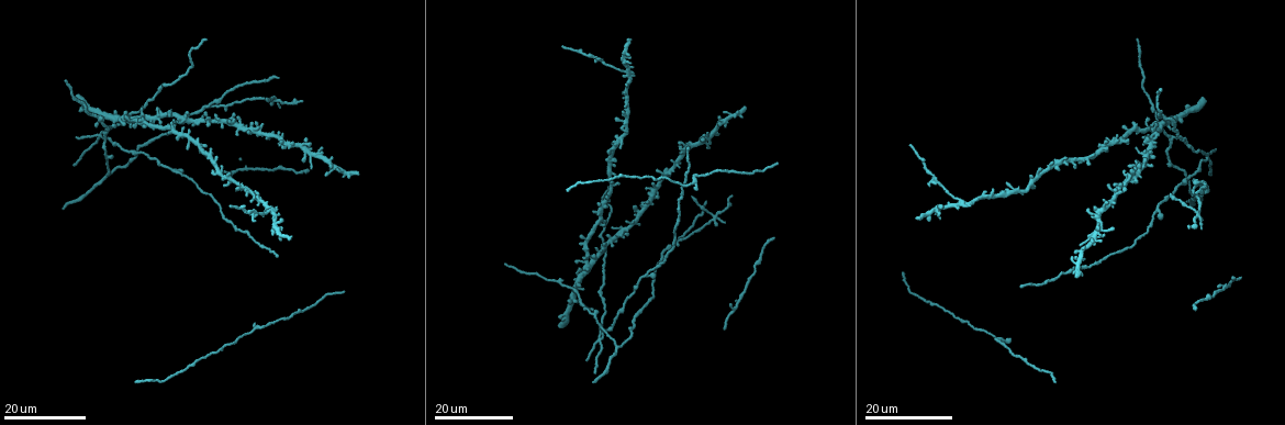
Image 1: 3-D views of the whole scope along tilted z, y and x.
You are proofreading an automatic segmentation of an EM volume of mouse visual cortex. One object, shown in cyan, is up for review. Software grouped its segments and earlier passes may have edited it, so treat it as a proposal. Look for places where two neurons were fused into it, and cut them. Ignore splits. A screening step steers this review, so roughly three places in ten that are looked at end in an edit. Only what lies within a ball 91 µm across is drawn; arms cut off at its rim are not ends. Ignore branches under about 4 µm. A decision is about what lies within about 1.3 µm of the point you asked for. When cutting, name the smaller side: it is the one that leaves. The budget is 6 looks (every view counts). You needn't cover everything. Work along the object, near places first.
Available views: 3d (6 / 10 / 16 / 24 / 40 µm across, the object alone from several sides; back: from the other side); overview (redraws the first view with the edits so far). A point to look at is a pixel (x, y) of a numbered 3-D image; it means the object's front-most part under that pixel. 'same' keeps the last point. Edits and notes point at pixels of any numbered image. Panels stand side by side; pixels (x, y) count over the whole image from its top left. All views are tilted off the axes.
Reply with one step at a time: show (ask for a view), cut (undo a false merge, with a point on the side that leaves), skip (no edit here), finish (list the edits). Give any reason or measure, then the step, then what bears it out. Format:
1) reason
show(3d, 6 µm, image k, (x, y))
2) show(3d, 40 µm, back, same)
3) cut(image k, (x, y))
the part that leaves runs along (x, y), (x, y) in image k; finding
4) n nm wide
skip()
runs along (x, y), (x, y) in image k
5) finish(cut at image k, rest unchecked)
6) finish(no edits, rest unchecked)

branch point
show(3d, 16 µm, image 1, (579, 303))

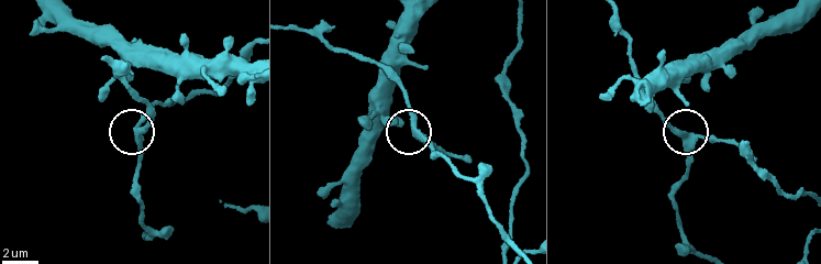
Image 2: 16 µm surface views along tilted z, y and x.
closer look
show(3d, 6 µm, image 2, (138, 135))

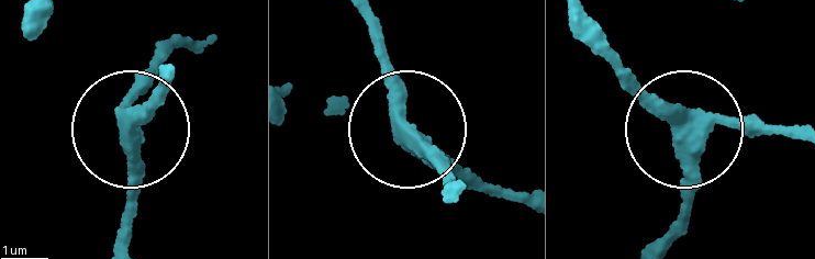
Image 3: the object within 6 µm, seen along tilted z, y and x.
340 nm wide
skip()
all the same neuron

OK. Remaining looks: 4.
a fork
show(3d, 16 µm, image 1, (615, 348))

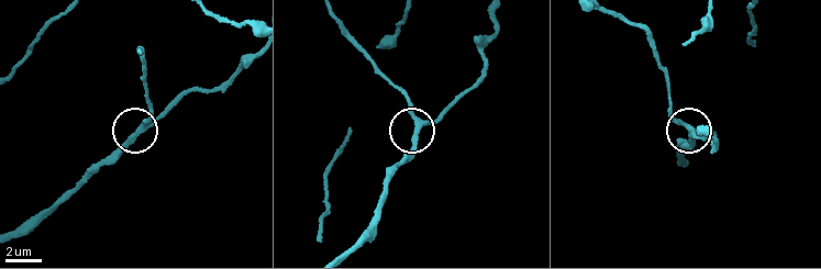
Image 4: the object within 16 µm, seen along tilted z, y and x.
show(3d, 10 µm, image 4, (691, 133))

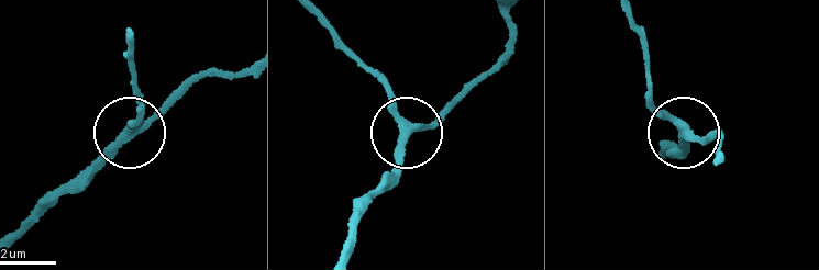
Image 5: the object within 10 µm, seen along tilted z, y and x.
side arm 15 µm
skip()
runs along (133, 43), (137, 117), (123, 143), (81, 178) in image 5; one neuron here

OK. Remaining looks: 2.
branch point
show(3d, 24 µm, image 1, (105, 126))

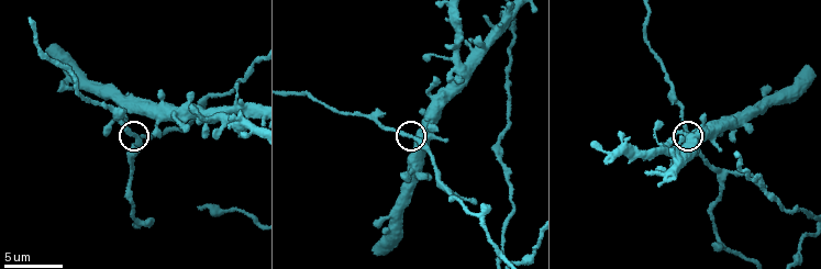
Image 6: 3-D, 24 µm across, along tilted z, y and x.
show(3d, 10 µm, image 6, (416, 140))

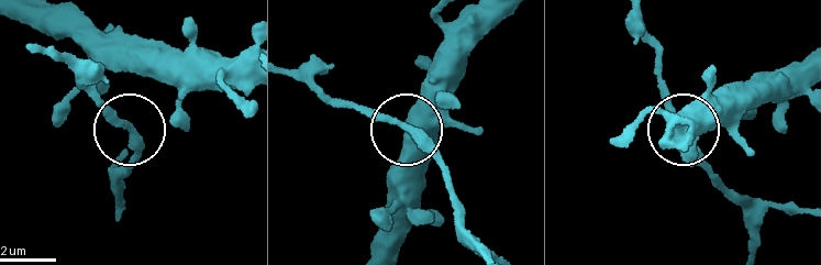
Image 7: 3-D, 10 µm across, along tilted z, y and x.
side arm 23 µm
skip()
one neuron here

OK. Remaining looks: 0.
finish(no edits, rest unchecked)

